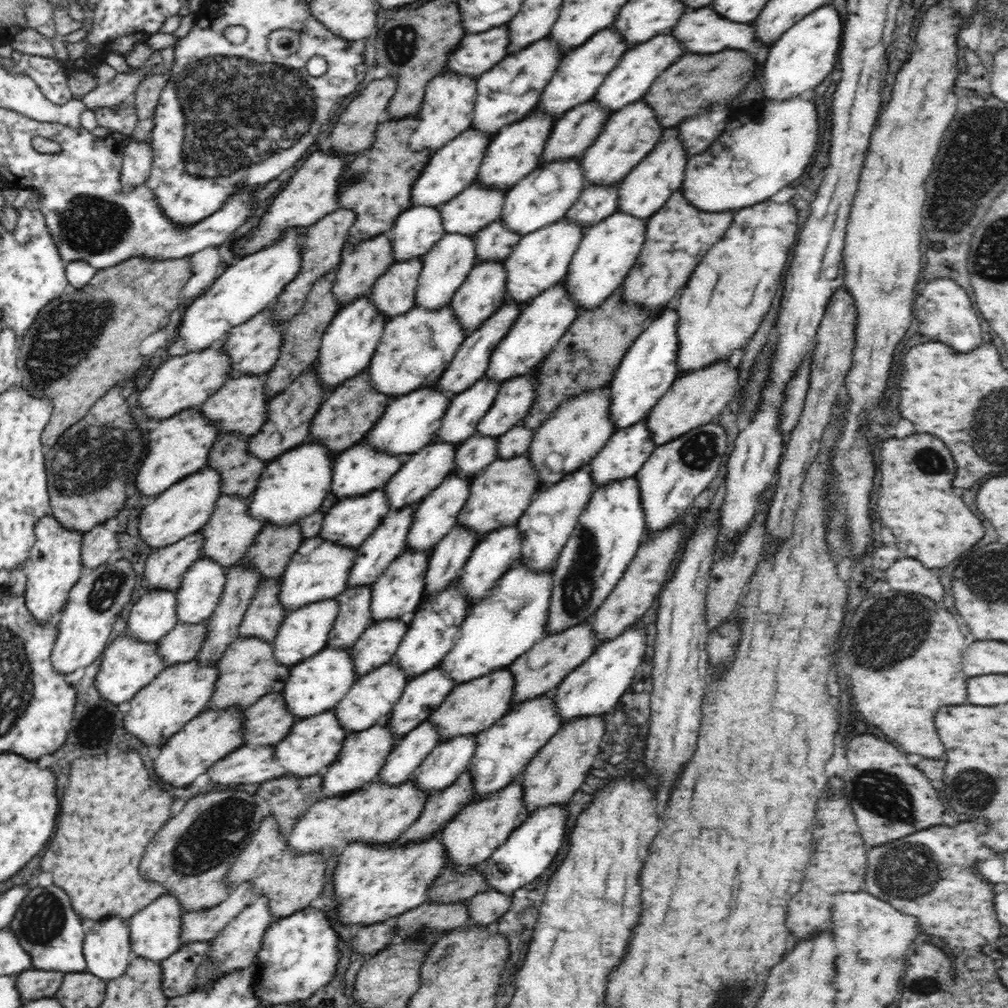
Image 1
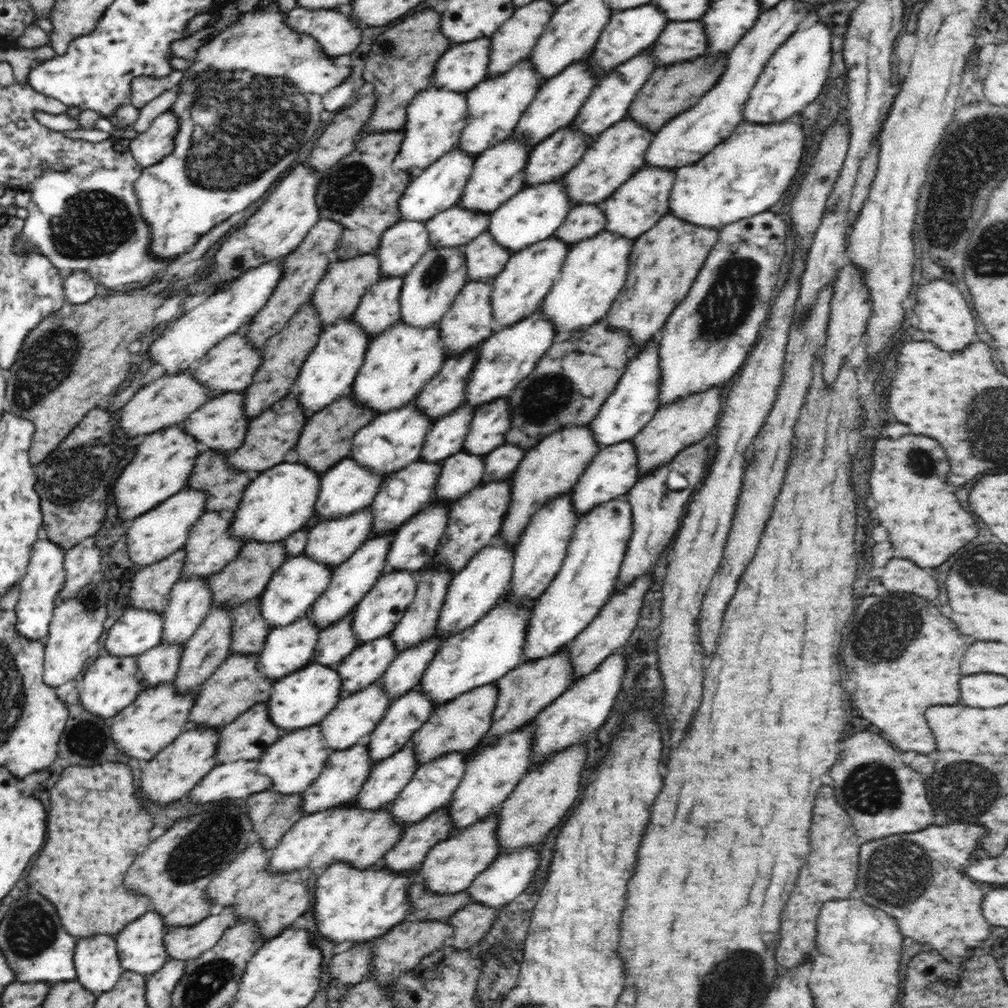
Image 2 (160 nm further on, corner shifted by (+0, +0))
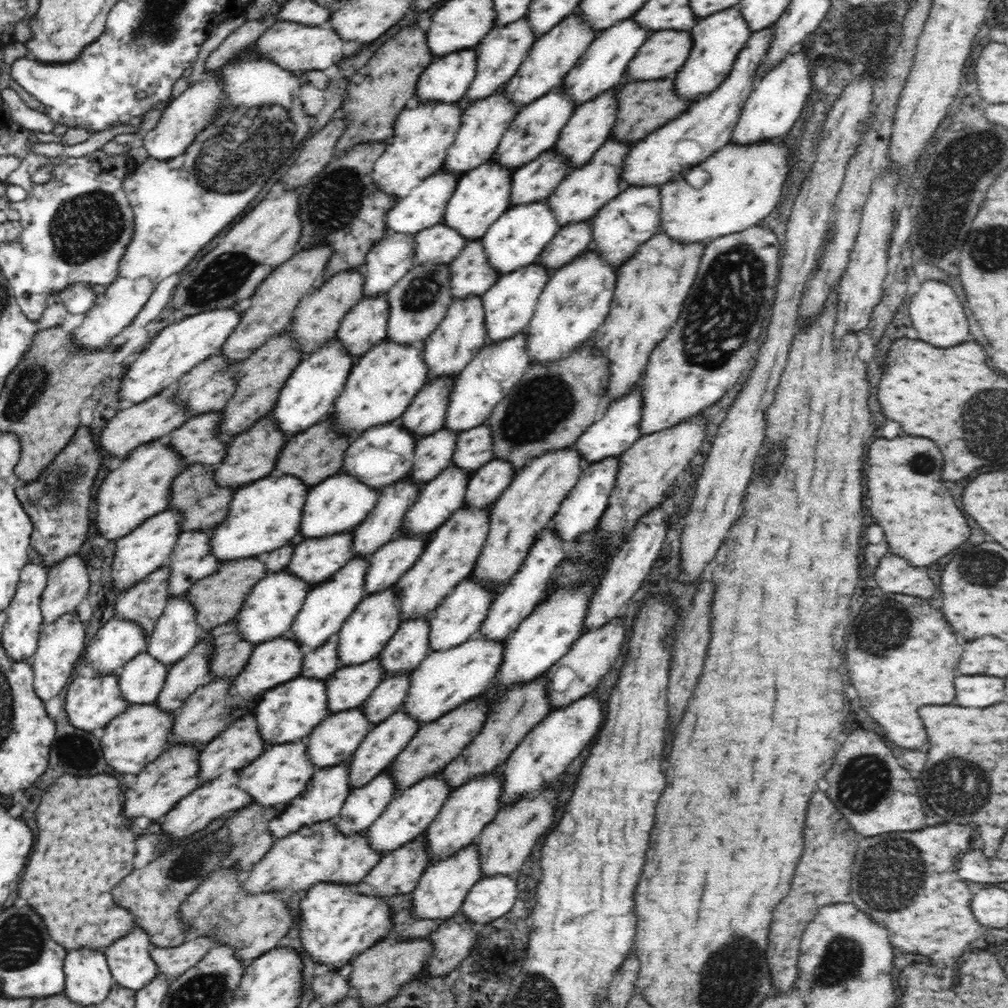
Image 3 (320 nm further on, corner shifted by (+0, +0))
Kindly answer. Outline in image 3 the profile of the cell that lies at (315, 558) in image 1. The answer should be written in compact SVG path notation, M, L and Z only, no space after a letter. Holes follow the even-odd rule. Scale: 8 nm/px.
M284 569L278 573L267 574L254 586L250 596L246 598L246 604L236 616L242 641L256 646L259 643L288 635L294 617L301 612L302 604L312 589L308 583L304 583L298 576Z

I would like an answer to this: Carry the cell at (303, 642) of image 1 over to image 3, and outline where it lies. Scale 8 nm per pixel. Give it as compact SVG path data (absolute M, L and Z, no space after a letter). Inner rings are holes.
M288 635L256 645L246 666L233 677L229 700L234 710L246 709L246 706L249 706L256 696L263 695L266 690L301 676L300 671L305 654L306 651Z

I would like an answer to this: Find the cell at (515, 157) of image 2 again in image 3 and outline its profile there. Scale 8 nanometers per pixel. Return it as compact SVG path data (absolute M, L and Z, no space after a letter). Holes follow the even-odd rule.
M490 162L474 168L460 180L446 205L443 214L443 224L454 229L466 241L481 240L491 225L509 208L512 175L510 169L500 167L498 163Z

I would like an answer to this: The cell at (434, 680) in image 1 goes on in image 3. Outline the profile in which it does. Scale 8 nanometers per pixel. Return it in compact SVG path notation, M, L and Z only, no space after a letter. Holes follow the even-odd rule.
M402 709L384 720L384 722L374 725L353 752L353 756L348 762L350 788L353 790L366 786L372 778L387 770L391 762L406 748L406 745L412 740L412 737L418 732L420 727L419 722L406 715Z

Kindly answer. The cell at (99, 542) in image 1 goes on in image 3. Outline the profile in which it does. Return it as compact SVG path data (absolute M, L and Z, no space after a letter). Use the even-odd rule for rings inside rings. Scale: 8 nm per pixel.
M77 554L49 567L48 584L40 600L42 626L72 613L89 593L90 586L86 563Z

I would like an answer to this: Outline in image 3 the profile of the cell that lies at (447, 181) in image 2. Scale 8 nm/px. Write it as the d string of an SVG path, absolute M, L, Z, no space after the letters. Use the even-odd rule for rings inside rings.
M440 168L437 174L428 176L418 186L414 187L408 196L402 197L385 216L389 232L416 235L422 230L438 225L443 220L443 214L462 175L452 175L450 171Z

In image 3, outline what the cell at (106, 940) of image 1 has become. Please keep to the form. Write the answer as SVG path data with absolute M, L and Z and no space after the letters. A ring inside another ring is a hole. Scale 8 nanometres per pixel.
M80 948L67 951L63 969L63 993L75 1004L84 1007L102 1002L115 984L104 950Z

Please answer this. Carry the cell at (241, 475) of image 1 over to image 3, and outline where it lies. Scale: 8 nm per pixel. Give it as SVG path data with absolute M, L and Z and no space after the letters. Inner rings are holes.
M192 464L186 467L176 478L173 478L171 490L171 499L169 508L179 510L182 515L180 530L208 530L217 524L220 524L228 514L230 503L233 499L234 488L222 488L215 483L215 466L202 466L201 464Z

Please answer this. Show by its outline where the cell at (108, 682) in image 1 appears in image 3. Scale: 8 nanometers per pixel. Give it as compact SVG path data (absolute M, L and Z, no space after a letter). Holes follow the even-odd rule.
M83 671L73 676L72 683L66 692L65 703L66 715L74 728L88 732L96 728L104 728L110 721L127 710L129 705L120 692L118 677L118 671L113 674L93 674Z

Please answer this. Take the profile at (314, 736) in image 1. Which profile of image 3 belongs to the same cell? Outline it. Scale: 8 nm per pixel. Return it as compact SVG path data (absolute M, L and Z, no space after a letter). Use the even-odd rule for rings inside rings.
M305 740L274 744L268 746L262 756L250 766L240 769L239 786L260 806L284 807L302 794L315 770L315 766L309 761Z

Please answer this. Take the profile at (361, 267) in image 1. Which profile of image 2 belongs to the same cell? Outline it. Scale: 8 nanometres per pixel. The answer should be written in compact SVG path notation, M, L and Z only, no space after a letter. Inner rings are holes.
M376 252L354 256L348 260L336 259L330 263L329 269L316 285L310 300L323 329L342 318L349 318L357 309L366 290L380 279L380 261Z

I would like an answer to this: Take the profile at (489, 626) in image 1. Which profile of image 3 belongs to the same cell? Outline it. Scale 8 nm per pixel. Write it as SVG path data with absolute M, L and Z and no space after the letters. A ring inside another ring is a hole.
M480 635L447 650L430 651L411 672L410 686L402 710L420 725L440 719L464 702L487 690L502 662L505 642L490 641Z

